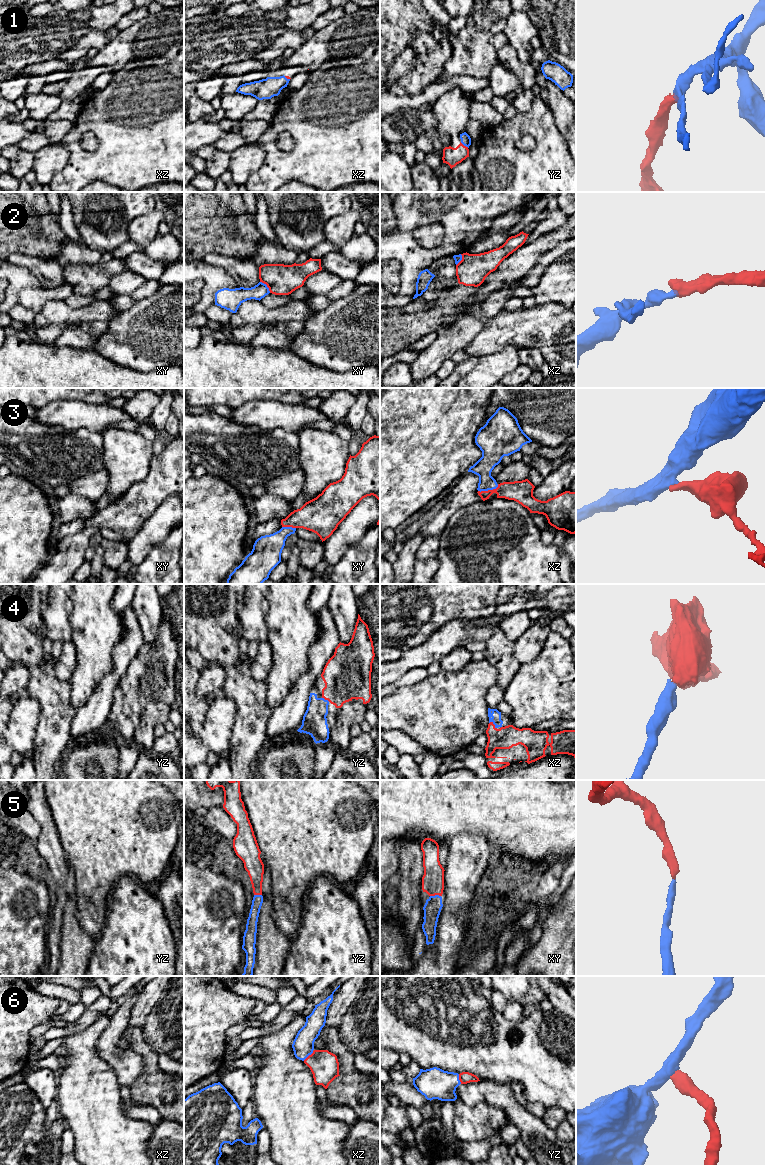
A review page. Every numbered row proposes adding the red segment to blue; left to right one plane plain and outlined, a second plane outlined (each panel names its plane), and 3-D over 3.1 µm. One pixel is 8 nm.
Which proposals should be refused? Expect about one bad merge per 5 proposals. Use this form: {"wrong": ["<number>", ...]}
{"wrong": ["2"]}

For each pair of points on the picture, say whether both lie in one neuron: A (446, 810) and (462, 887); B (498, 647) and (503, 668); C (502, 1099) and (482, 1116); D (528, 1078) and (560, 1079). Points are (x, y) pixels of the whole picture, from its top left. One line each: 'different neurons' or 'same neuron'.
A: different neurons
B: same neuron
C: different neurons
D: same neuron

